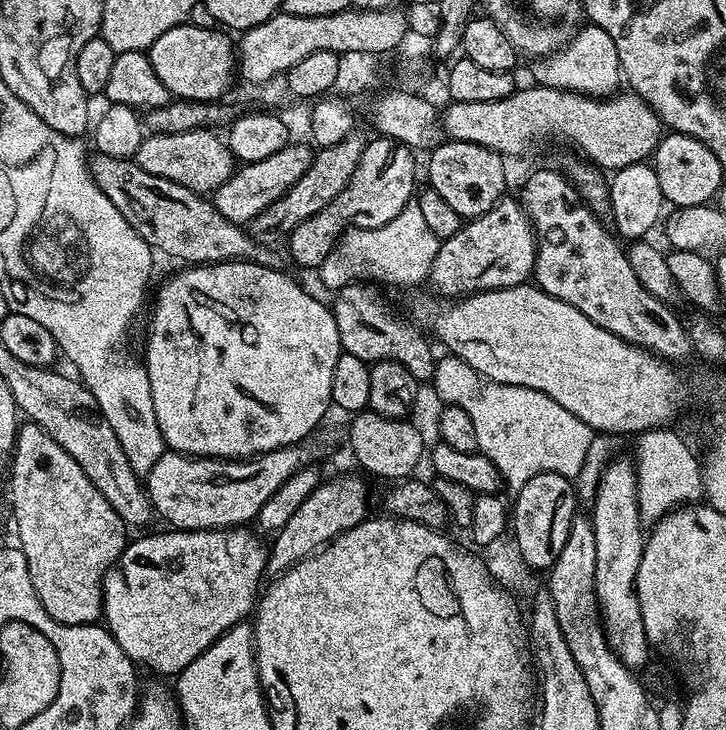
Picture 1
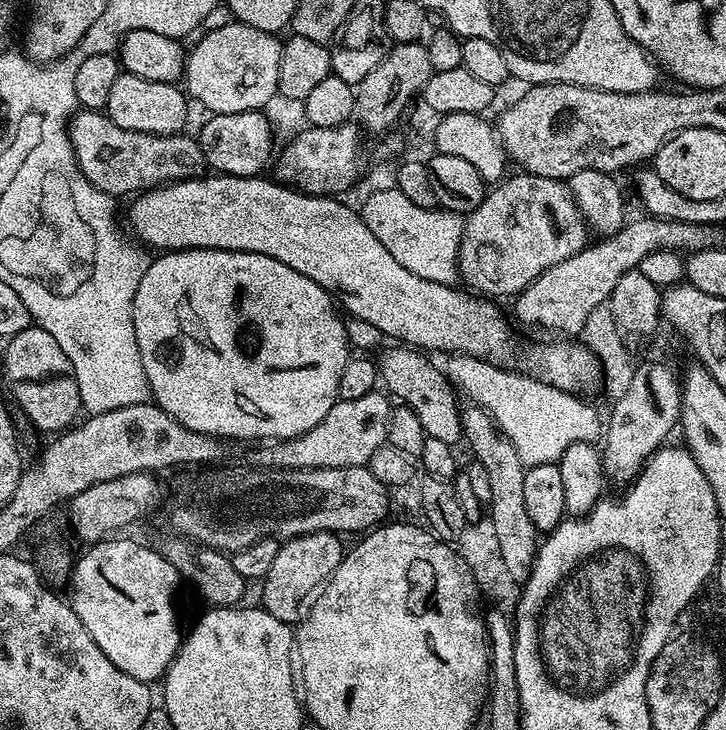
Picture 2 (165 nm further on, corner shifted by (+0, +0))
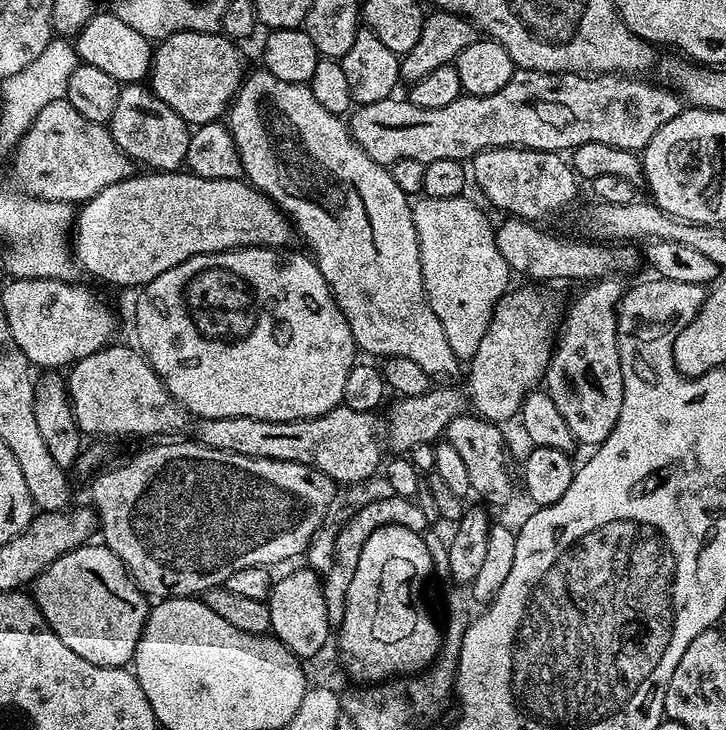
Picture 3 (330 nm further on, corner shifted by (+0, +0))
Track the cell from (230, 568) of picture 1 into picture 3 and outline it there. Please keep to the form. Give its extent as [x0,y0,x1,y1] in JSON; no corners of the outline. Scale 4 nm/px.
[34,542,150,668]

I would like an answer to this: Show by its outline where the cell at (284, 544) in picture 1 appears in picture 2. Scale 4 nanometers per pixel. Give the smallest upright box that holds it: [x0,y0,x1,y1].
[262,532,346,625]

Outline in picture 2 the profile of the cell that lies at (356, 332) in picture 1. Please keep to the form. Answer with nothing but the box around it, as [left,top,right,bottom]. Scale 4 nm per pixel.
[378,346,462,446]

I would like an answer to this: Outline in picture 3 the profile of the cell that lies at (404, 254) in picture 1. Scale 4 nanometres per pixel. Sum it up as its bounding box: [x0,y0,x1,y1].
[412,195,510,362]

